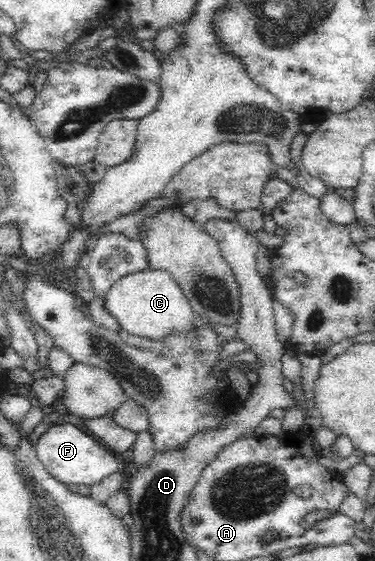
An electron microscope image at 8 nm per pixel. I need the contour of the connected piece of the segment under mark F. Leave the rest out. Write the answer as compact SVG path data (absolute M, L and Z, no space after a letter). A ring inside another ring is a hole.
M51 424L35 443L35 452L46 472L65 486L93 486L108 475L118 472L120 462L105 446L100 446L89 434L73 424Z

